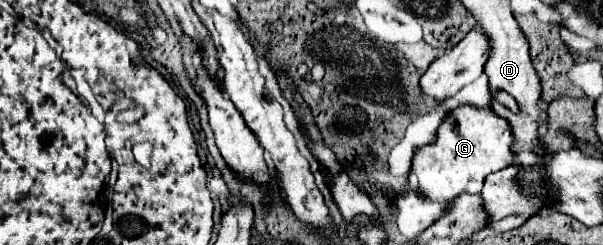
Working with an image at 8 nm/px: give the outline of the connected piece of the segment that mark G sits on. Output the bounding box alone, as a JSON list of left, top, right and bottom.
[411,105,513,201]

